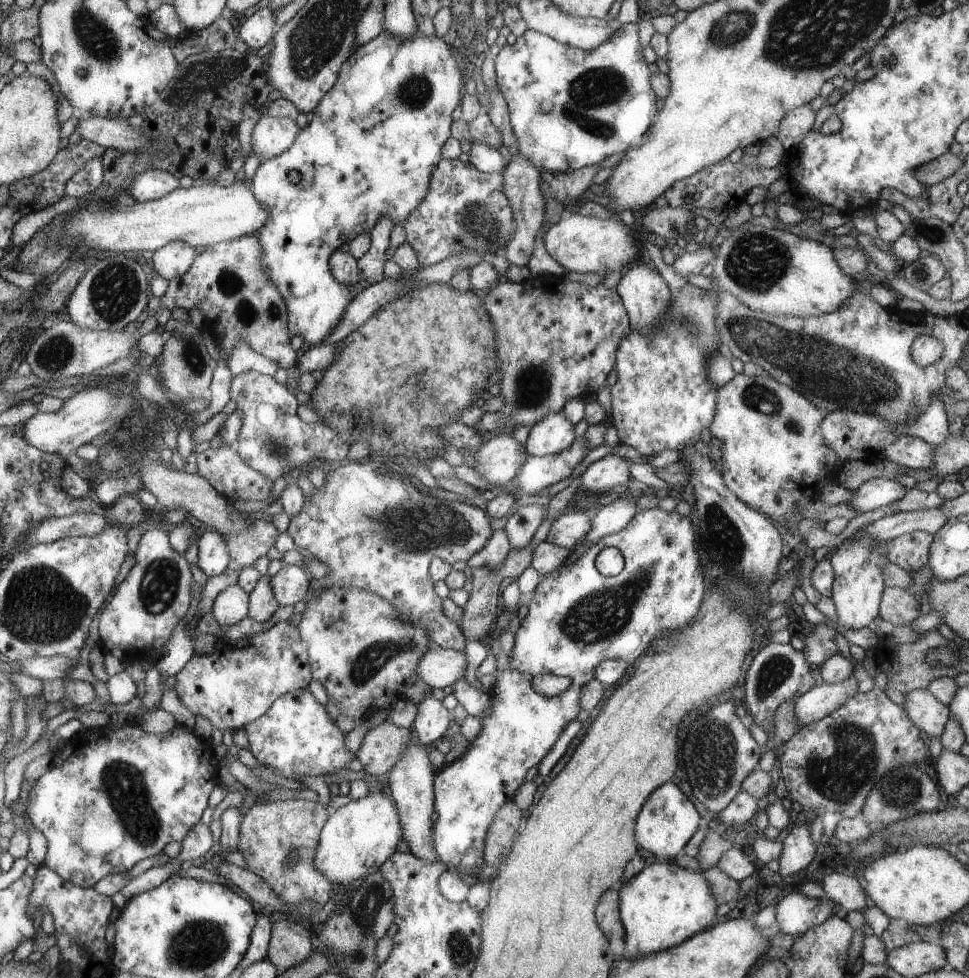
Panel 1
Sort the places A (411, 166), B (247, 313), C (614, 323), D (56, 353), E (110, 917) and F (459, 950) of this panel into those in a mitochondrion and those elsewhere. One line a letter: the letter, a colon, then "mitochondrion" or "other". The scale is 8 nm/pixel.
A: other
B: mitochondrion
C: other
D: mitochondrion
E: other
F: mitochondrion

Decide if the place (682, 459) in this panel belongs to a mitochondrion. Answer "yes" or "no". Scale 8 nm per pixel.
no

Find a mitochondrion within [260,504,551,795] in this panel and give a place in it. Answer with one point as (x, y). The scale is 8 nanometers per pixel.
(375, 658)

